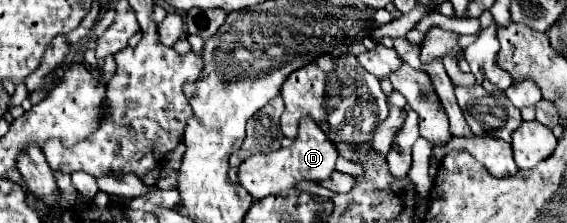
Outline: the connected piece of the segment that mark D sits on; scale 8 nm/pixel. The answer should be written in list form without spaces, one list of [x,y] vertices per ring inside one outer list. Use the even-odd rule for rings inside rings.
[[[304,116],[300,120],[298,136],[296,136],[292,146],[280,148],[280,150],[270,152],[270,154],[248,156],[240,164],[238,176],[240,176],[240,184],[254,198],[264,198],[264,196],[270,196],[270,194],[280,194],[284,190],[290,190],[290,188],[296,186],[296,182],[302,182],[302,180],[312,180],[312,182],[328,180],[330,174],[334,172],[336,158],[338,158],[336,146],[328,140],[328,136],[322,132],[322,128],[310,116]]]

